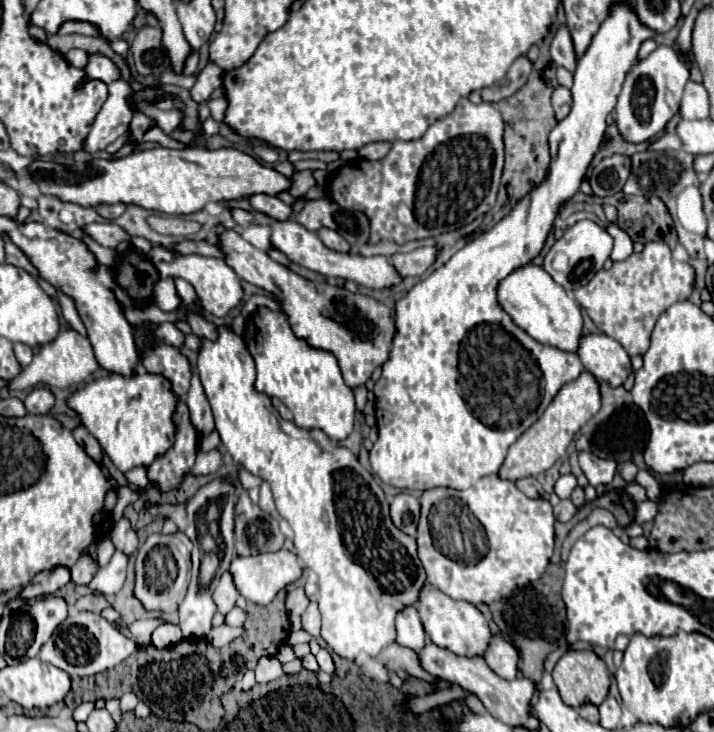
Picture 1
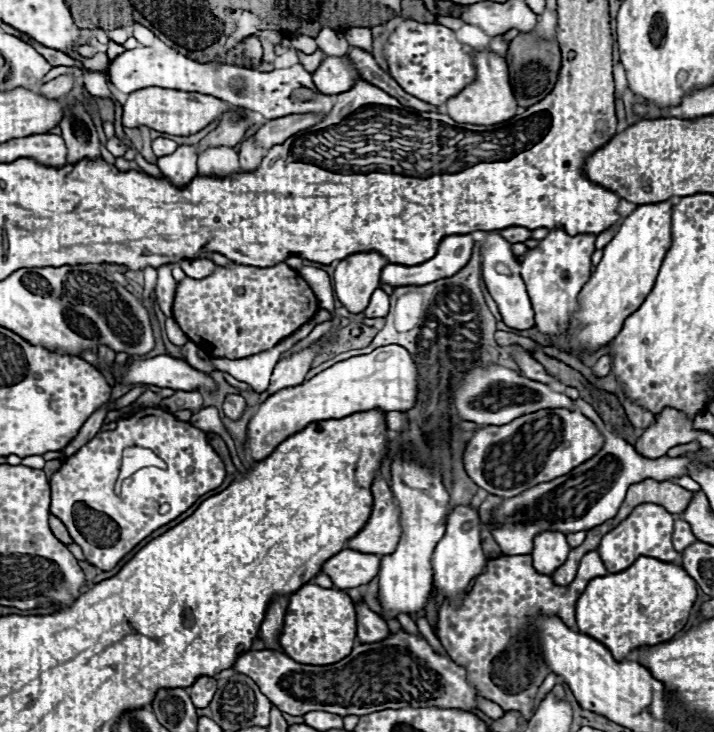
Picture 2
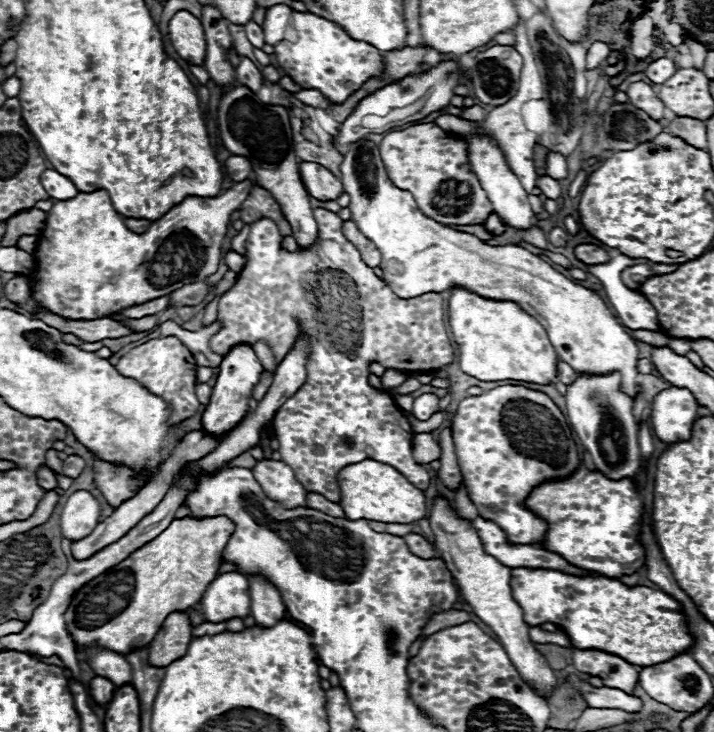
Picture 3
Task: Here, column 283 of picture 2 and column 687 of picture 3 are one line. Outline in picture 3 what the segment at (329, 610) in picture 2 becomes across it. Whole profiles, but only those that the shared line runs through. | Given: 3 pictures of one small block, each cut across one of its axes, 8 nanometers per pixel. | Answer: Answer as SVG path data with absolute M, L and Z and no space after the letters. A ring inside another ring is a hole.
M512 568L510 586L514 600L524 610L524 622L528 626L542 626L546 622L552 622L568 634L570 646L578 650L602 650L608 654L616 654L630 664L654 666L688 650L692 644L692 636L684 622L680 604L662 590L654 590L648 586L626 586L618 578L608 578L600 574L574 576L548 568Z

